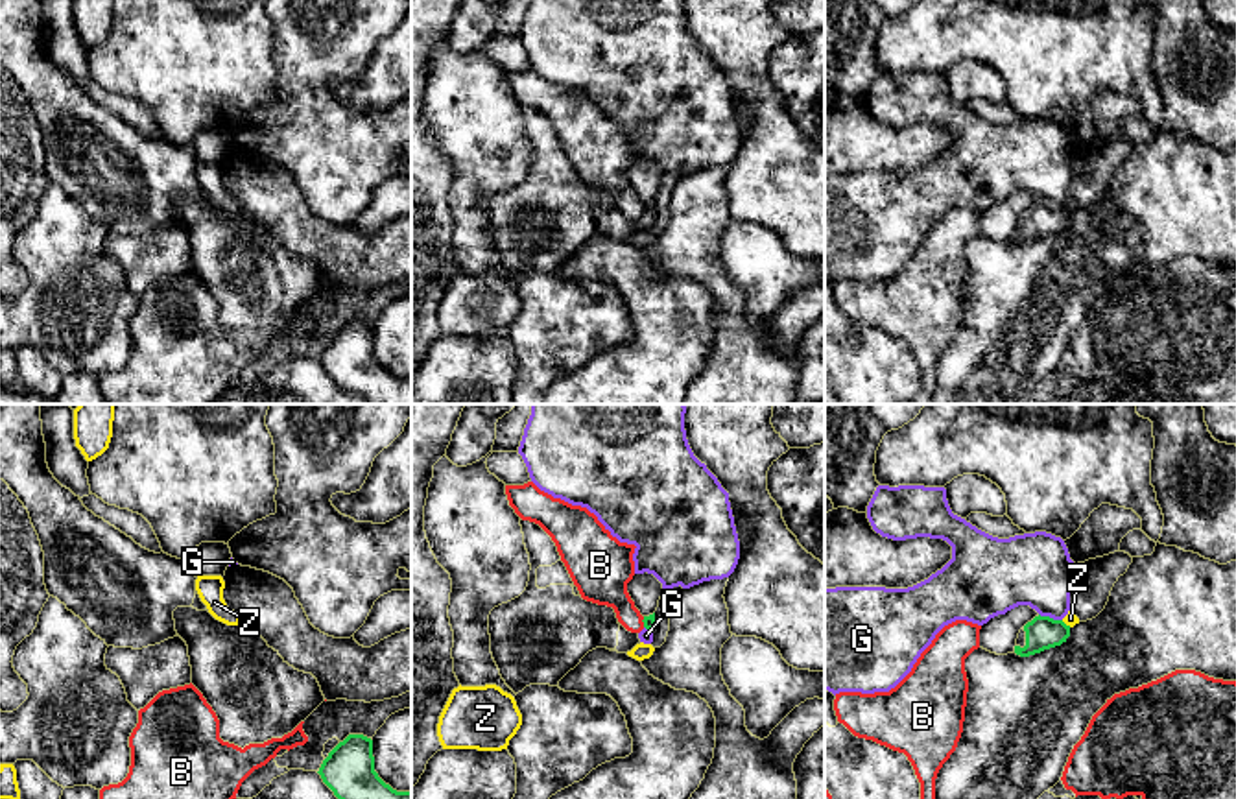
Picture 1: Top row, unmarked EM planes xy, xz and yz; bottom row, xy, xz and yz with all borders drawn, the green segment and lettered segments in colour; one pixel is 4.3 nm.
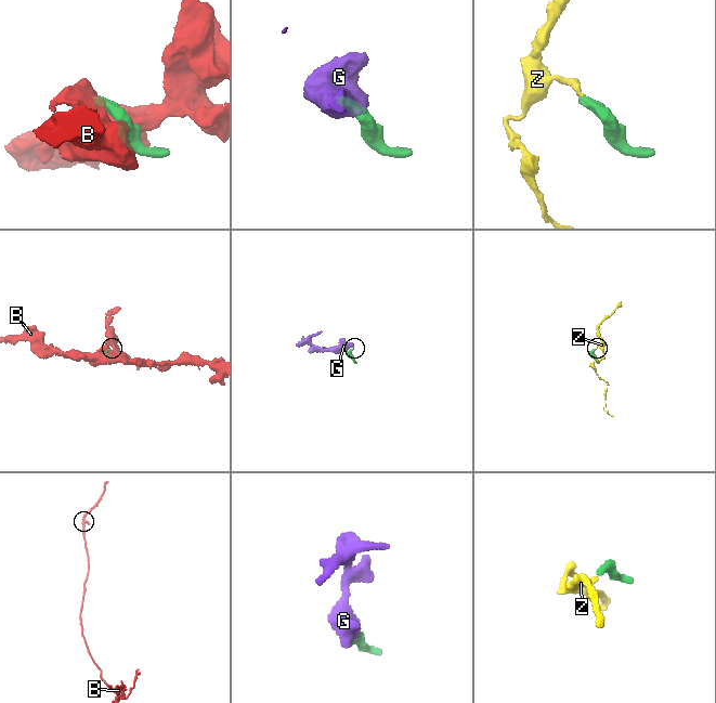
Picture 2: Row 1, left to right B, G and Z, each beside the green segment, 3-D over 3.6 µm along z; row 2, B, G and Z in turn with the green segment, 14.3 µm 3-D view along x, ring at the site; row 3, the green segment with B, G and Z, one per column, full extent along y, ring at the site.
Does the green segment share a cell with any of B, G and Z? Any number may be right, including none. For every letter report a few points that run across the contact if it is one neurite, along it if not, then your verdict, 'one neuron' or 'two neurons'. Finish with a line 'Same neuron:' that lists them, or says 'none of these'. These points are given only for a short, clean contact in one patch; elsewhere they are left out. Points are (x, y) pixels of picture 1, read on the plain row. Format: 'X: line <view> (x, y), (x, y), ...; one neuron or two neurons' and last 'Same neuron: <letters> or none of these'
B: line xz (644, 203), (642, 213); two neurons
G: line yz (1039, 200), (1061, 207); two neurons
Z: line yz (1061, 207), (1070, 213); two neurons
Same neuron: none of these

